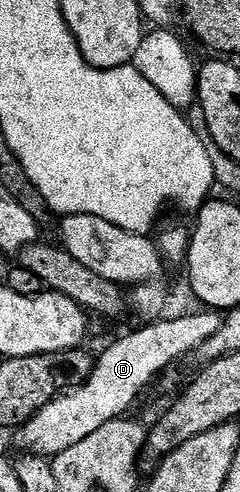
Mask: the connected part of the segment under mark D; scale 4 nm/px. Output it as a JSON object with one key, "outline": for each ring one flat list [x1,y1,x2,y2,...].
{"outline":[[198,310,192,316,179,316,176,320,160,318,154,322,144,323,143,328,136,332,131,332,128,336,123,336,120,340,115,340,103,353,98,353,95,369,91,371,89,379,80,388,72,388,70,392,55,397,50,400,44,408,33,418,29,418,27,423,18,429,19,440,24,444,28,453,36,456,46,456,53,458,61,454,61,450,69,450,69,446,81,442,81,438,89,438,96,430,101,430,105,422,113,422,126,417,127,412,135,404,135,399,146,390,151,384,151,379,158,372,163,372,174,360,179,360,182,356,196,353,205,342,209,340,223,325,224,313,219,310]]}

